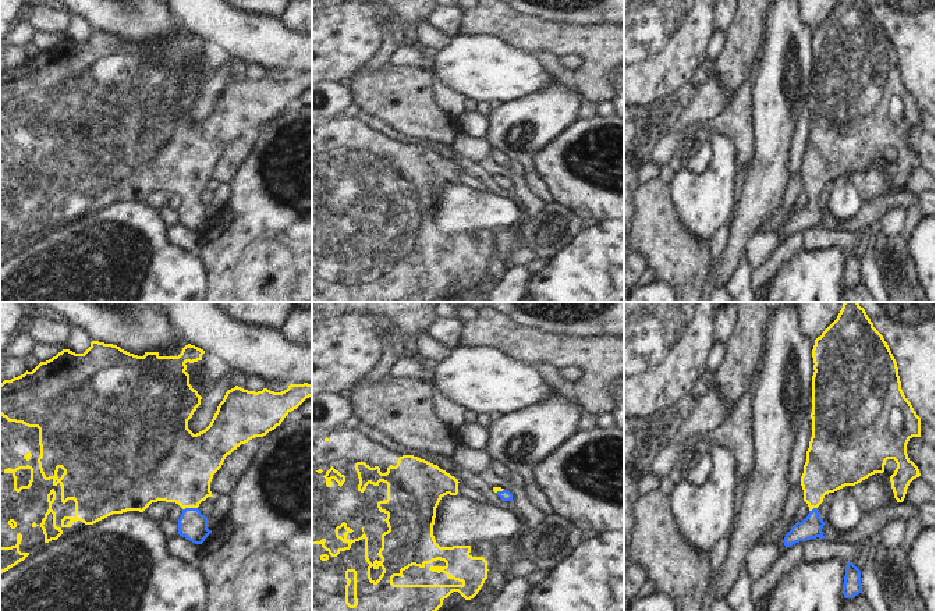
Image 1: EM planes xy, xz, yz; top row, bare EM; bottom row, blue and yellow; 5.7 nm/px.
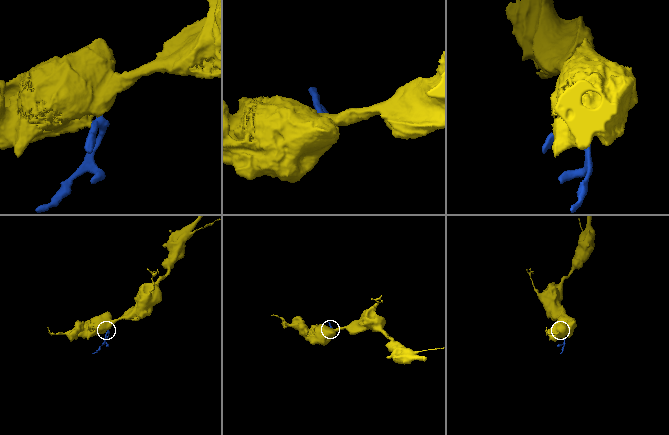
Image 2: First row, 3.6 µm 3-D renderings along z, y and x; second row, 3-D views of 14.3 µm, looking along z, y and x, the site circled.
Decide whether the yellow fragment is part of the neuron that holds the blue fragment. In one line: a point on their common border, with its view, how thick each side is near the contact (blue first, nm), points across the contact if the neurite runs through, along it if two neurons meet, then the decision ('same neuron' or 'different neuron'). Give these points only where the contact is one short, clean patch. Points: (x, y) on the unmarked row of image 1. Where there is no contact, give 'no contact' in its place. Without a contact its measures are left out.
contact xy (190, 196); calibres 170 and 400 nm; way xy (192, 213), (190, 196), (188, 173), (178, 155); same neuron

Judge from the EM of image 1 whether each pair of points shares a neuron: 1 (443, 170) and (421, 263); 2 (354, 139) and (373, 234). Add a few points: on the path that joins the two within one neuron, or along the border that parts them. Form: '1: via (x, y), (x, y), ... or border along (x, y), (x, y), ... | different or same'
1: via (419, 194), (419, 240) | same
2: via (354, 163), (354, 210) | same

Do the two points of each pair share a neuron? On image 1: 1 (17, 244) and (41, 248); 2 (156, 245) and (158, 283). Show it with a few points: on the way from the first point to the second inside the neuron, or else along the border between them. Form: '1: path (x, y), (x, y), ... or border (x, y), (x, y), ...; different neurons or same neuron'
1: border (55, 227), (36, 234), (14, 255); different neurons
2: path (156, 255), (156, 273); same neuron

